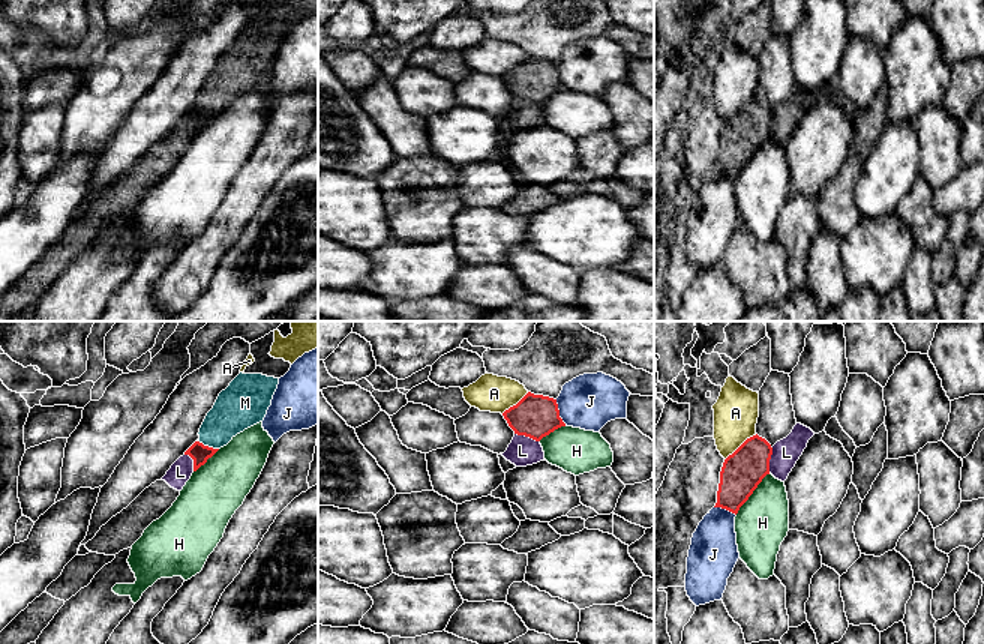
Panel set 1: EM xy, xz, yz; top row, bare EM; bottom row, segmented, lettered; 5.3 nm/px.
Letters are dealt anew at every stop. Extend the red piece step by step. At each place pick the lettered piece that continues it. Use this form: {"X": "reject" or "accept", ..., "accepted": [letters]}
{"A": "reject", "H": "reject", "J": "reject", "L": "reject", "M": "accept", "accepted": ["M"]}

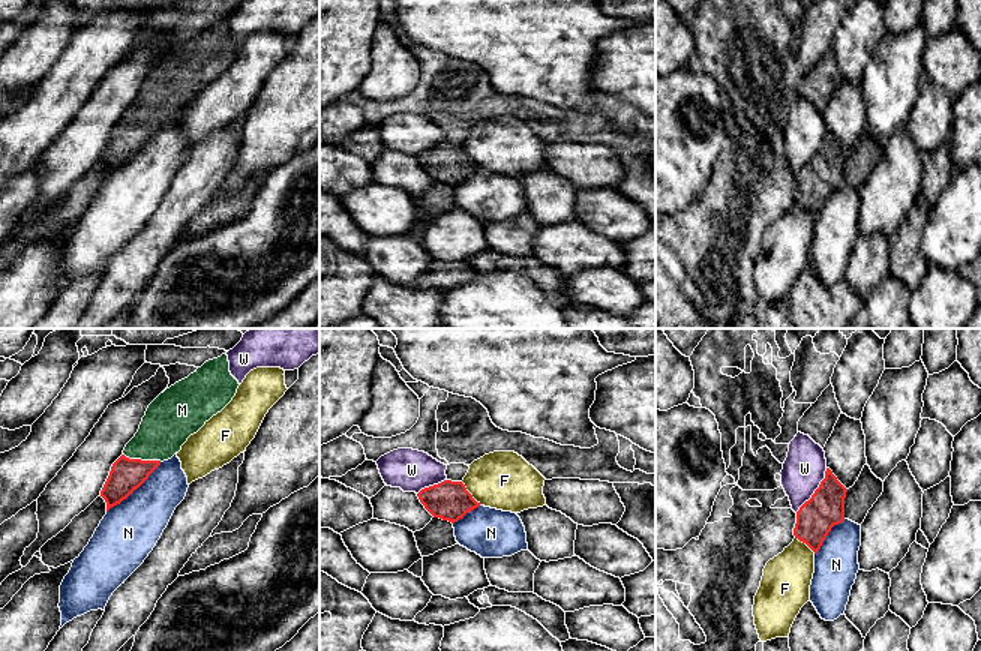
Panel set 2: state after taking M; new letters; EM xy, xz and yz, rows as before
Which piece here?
{"F": "reject", "M": "accept", "N": "reject", "W": "reject", "accepted": ["M"]}

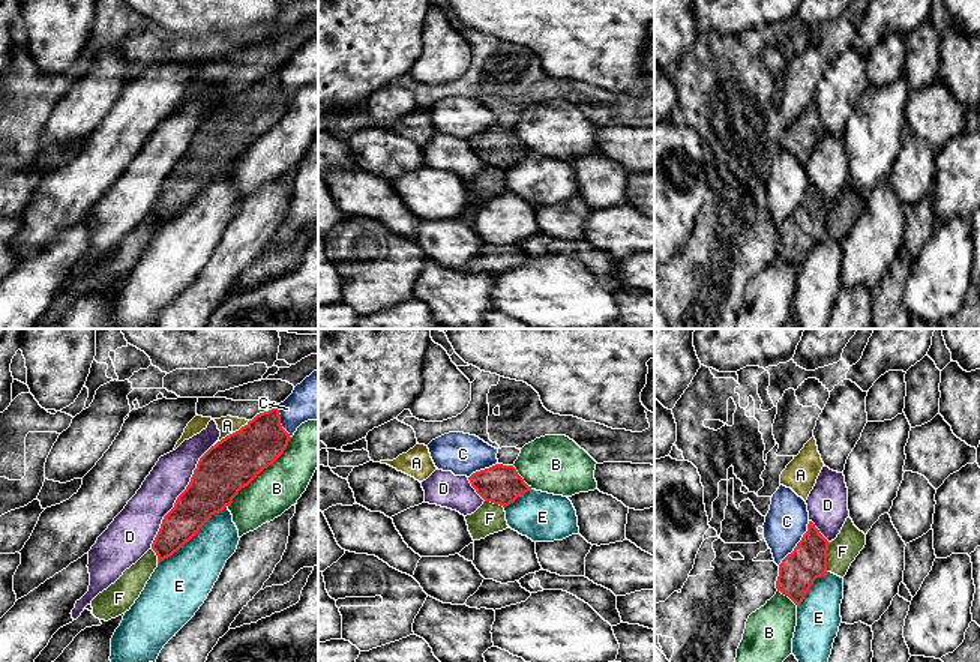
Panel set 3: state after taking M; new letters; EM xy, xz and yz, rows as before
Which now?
{"A": "reject", "B": "reject", "C": "reject", "D": "reject", "E": "reject", "F": "reject", "accepted": []}

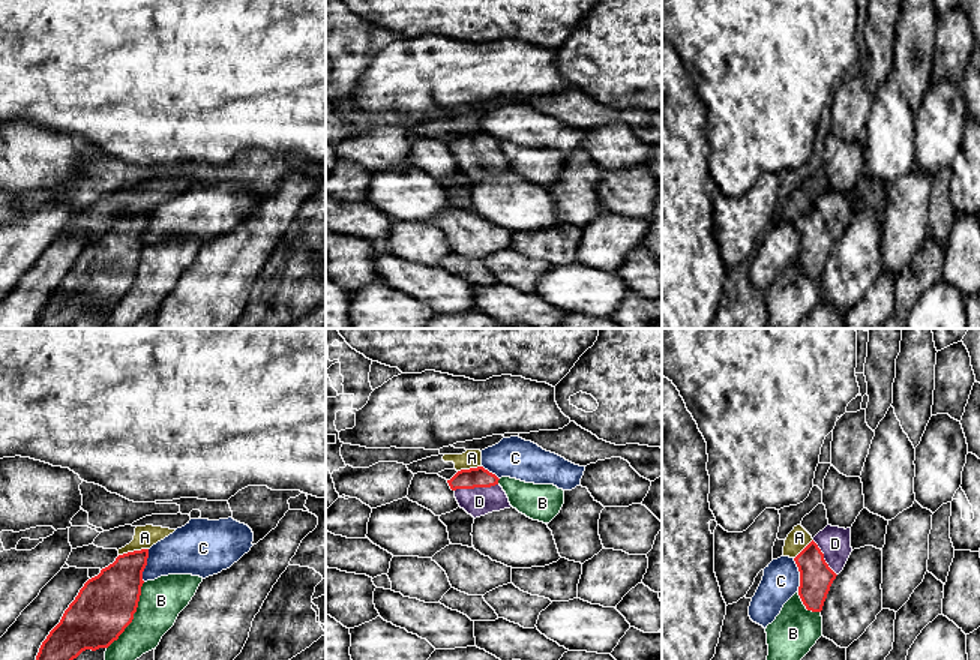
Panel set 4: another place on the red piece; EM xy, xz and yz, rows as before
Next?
{"A": "reject", "B": "reject", "C": "reject", "D": "accept", "accepted": ["D"]}

